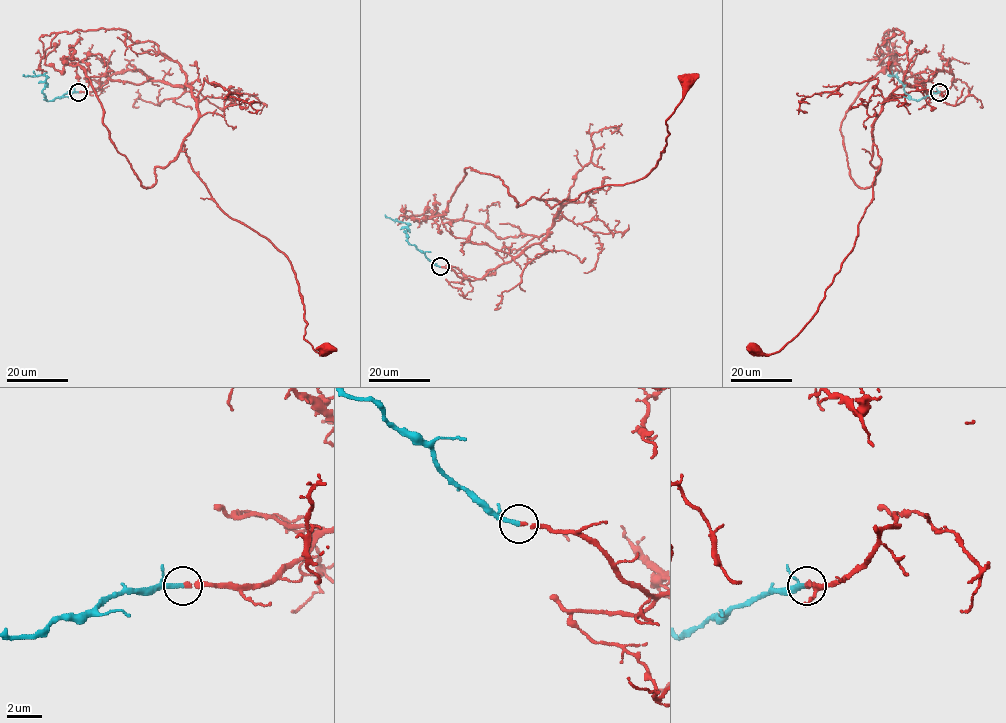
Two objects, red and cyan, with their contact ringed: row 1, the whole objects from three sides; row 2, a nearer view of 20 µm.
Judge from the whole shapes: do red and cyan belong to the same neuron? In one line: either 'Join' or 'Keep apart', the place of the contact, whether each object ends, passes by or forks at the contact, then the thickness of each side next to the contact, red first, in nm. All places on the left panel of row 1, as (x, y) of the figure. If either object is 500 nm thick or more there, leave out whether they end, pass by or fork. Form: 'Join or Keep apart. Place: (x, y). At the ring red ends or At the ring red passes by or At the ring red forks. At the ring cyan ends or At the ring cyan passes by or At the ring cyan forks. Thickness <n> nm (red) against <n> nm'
Join. Place: (78, 92). At the ring red ends. At the ring cyan ends. Thickness 200 nm (red) against 280 nm

